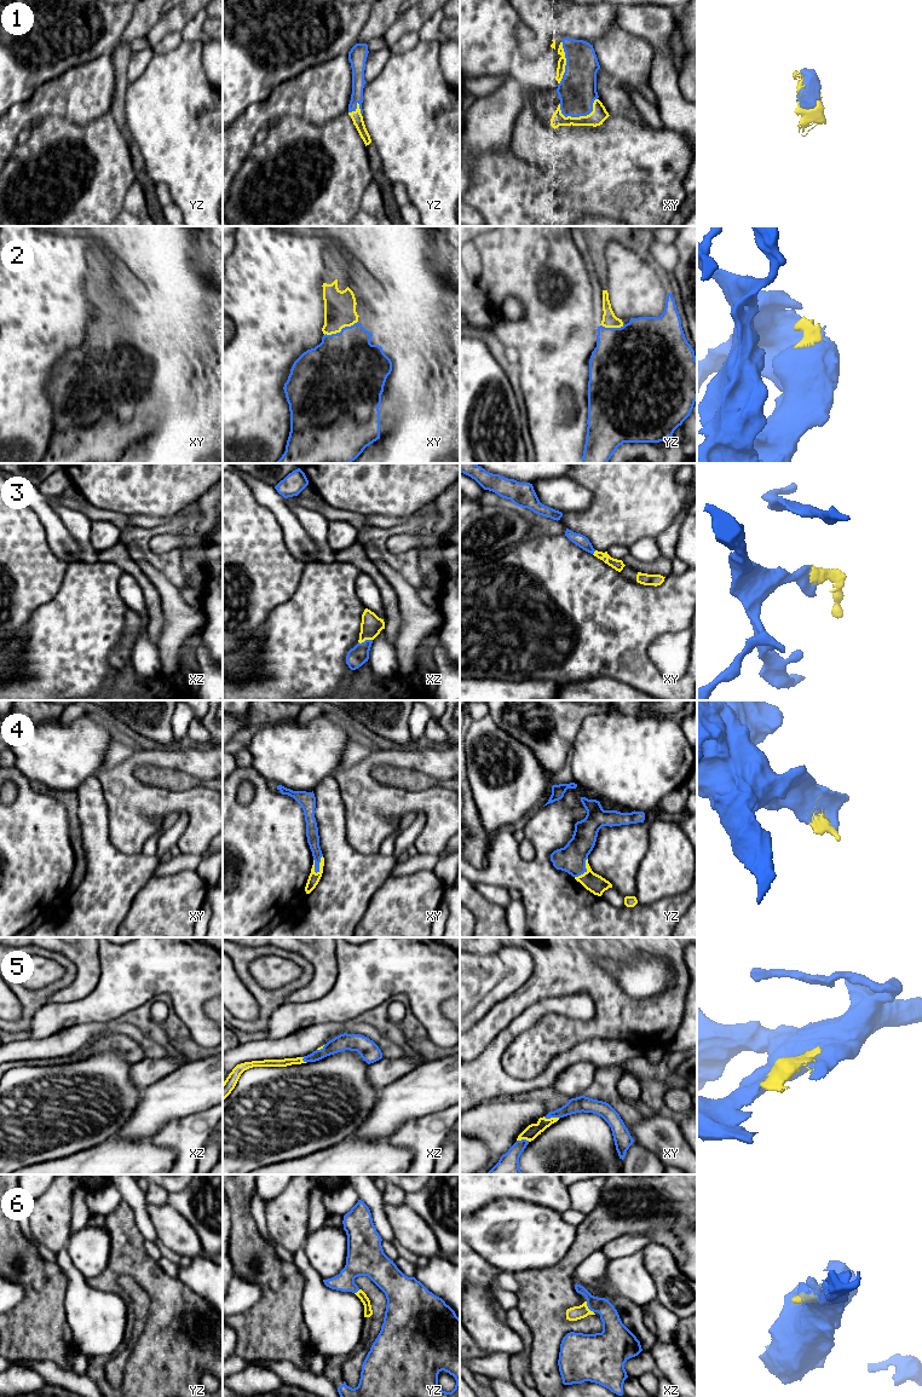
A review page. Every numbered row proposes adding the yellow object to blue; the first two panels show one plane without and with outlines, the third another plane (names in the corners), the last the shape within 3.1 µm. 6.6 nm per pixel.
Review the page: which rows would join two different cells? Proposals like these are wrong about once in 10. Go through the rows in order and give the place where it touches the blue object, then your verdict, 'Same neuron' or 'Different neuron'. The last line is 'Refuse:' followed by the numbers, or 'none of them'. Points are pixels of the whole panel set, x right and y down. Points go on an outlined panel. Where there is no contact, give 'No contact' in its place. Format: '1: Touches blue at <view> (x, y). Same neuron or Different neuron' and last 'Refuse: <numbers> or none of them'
1: Touches blue at xy (582, 115). Same neuron
2: Touches blue at xy (341, 330). Same neuron
3: Touches blue at xz (366, 640). Same neuron
4: Touches blue at xy (318, 865). Same neuron
5: Touches blue at xy (552, 1116). Same neuron
6: Touches blue at xz (588, 1308). Same neuron
Refuse: none of them

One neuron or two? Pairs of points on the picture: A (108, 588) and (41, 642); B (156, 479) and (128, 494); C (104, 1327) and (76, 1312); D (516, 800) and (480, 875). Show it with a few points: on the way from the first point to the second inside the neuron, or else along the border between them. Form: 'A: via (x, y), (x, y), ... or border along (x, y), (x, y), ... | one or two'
A: via (91, 605), (58, 638) | one
B: via (149, 479), (143, 479), (136, 486) | one
C: via (97, 1320), (90, 1312), (84, 1312) | one
D: border along (507, 827), (502, 827), (484, 838) | two

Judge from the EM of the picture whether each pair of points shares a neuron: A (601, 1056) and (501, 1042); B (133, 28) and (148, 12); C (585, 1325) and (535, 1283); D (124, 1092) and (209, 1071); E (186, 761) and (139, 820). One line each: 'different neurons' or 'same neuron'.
A: same neuron
B: same neuron
C: same neuron
D: different neurons
E: same neuron

